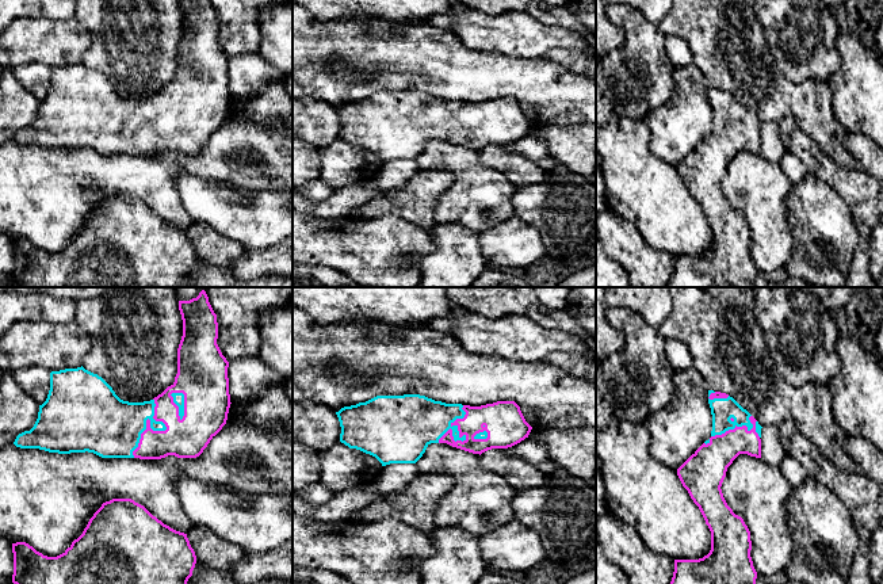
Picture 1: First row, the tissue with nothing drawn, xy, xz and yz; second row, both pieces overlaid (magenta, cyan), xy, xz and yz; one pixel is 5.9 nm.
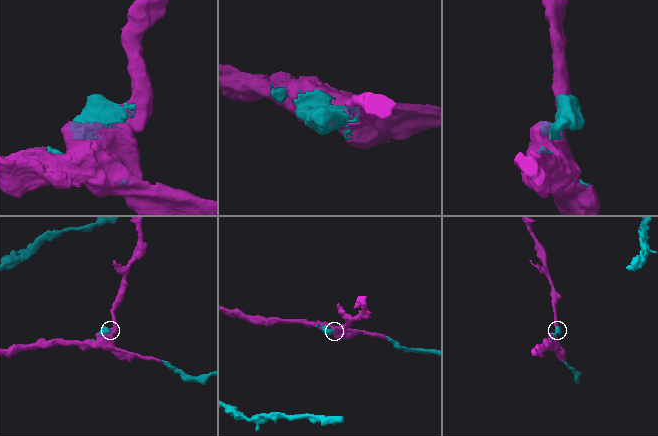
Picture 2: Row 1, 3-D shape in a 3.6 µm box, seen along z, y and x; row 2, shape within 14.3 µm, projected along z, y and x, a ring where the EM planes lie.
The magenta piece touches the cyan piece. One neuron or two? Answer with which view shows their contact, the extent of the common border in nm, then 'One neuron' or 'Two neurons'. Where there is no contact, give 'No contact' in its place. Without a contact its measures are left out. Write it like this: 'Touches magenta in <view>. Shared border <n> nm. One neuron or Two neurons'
Touches magenta in xy. Shared border 380 nm. One neuron

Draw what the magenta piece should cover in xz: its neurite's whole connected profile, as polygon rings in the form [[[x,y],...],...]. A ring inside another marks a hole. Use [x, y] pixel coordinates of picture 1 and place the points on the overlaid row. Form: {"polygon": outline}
{"polygon": [[[420,394],[376,396],[344,406],[336,415],[341,427],[340,442],[375,457],[382,466],[416,463],[431,443],[447,443],[481,455],[492,449],[512,447],[528,438],[532,430],[515,401],[470,406],[446,404]]]}

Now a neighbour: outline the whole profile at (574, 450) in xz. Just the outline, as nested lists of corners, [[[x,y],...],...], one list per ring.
[[[596,428],[535,430],[530,438],[543,443],[548,459],[565,467],[574,477],[590,482],[596,474]]]

